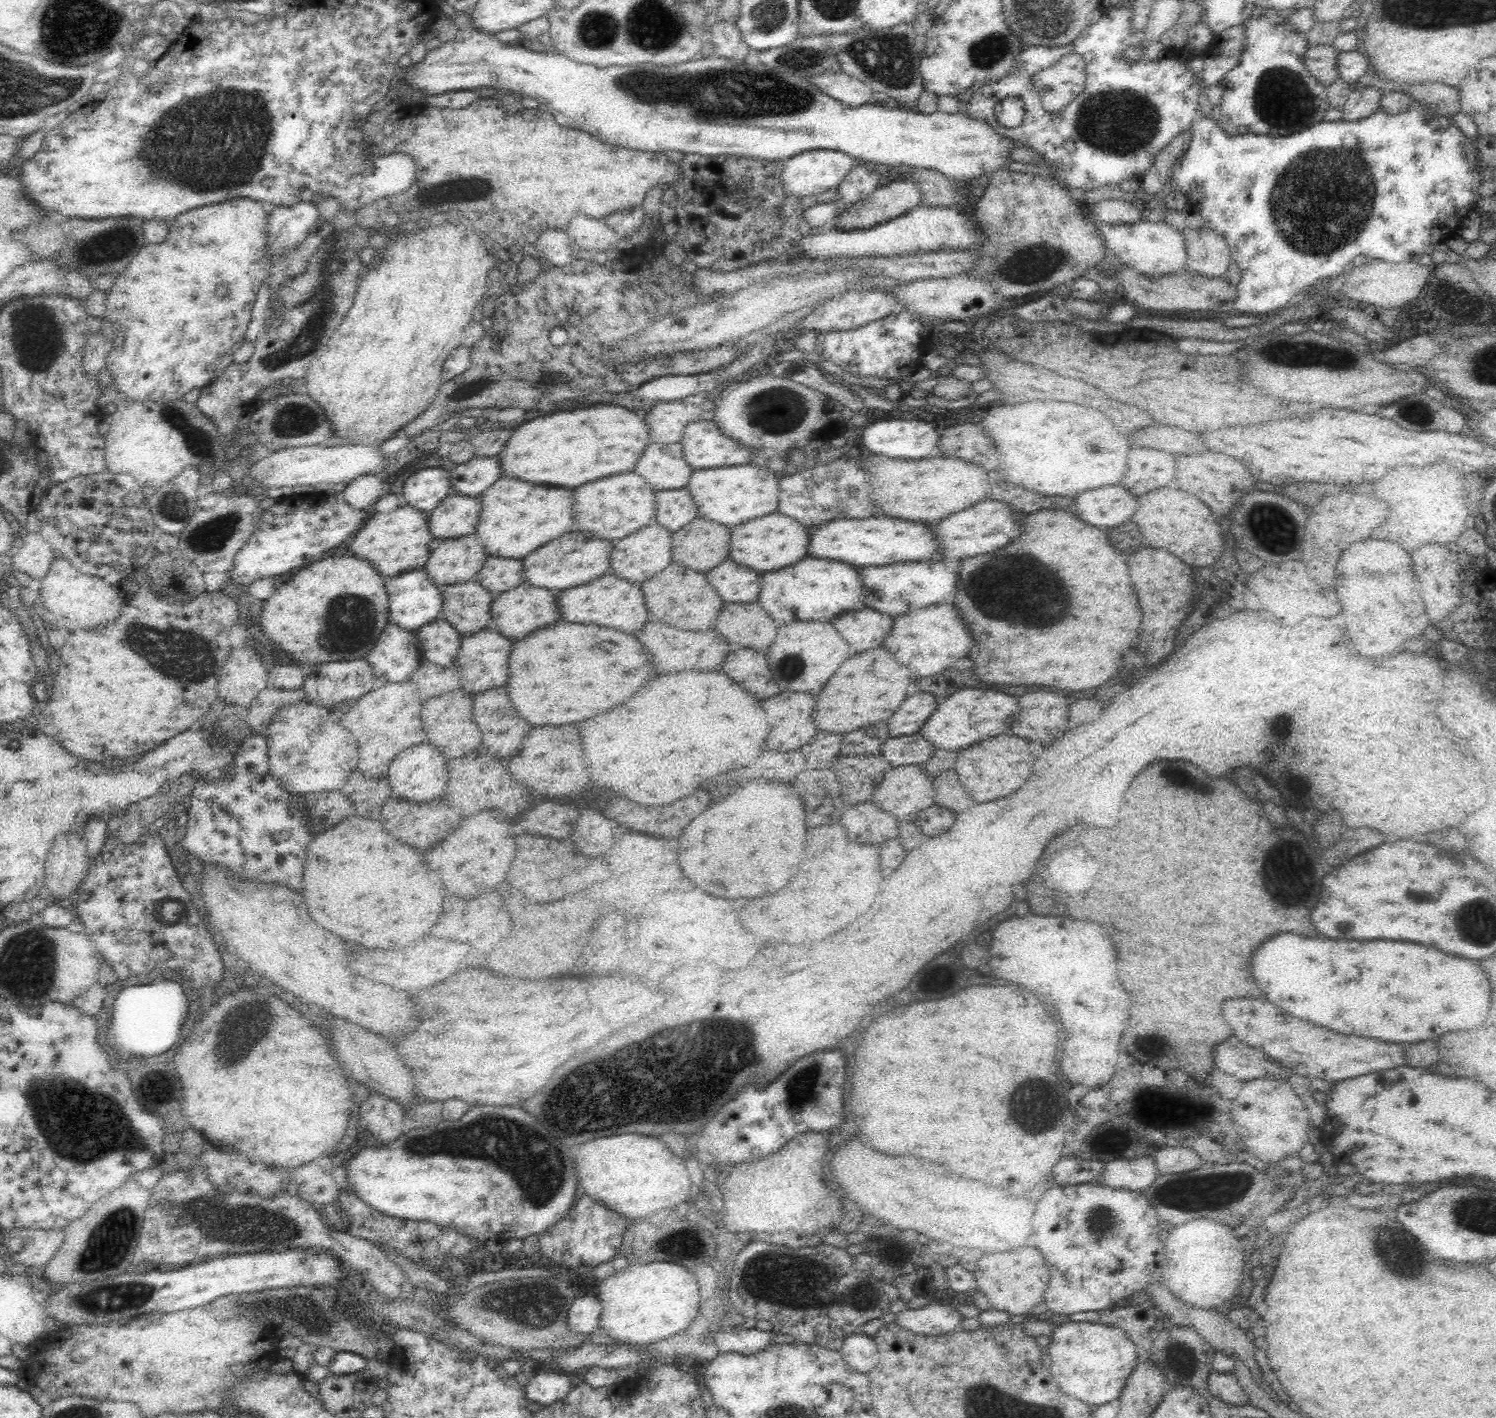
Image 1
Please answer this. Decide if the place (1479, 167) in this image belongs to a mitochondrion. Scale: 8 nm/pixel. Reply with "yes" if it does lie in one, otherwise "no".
no

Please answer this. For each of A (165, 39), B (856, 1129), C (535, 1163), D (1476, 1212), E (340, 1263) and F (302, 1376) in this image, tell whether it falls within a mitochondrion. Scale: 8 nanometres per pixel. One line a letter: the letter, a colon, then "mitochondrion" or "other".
A: other
B: other
C: mitochondrion
D: mitochondrion
E: other
F: other

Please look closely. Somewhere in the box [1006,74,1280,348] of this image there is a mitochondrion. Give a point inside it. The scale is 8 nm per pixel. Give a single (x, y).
(1120, 123)

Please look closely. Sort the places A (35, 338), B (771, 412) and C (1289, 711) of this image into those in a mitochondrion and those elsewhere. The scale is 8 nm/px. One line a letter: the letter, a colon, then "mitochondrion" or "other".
A: mitochondrion
B: mitochondrion
C: mitochondrion

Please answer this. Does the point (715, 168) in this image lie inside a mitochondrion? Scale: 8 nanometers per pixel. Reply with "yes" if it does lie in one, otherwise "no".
no

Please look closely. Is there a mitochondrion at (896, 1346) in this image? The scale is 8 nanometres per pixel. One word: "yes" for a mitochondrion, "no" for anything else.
no

